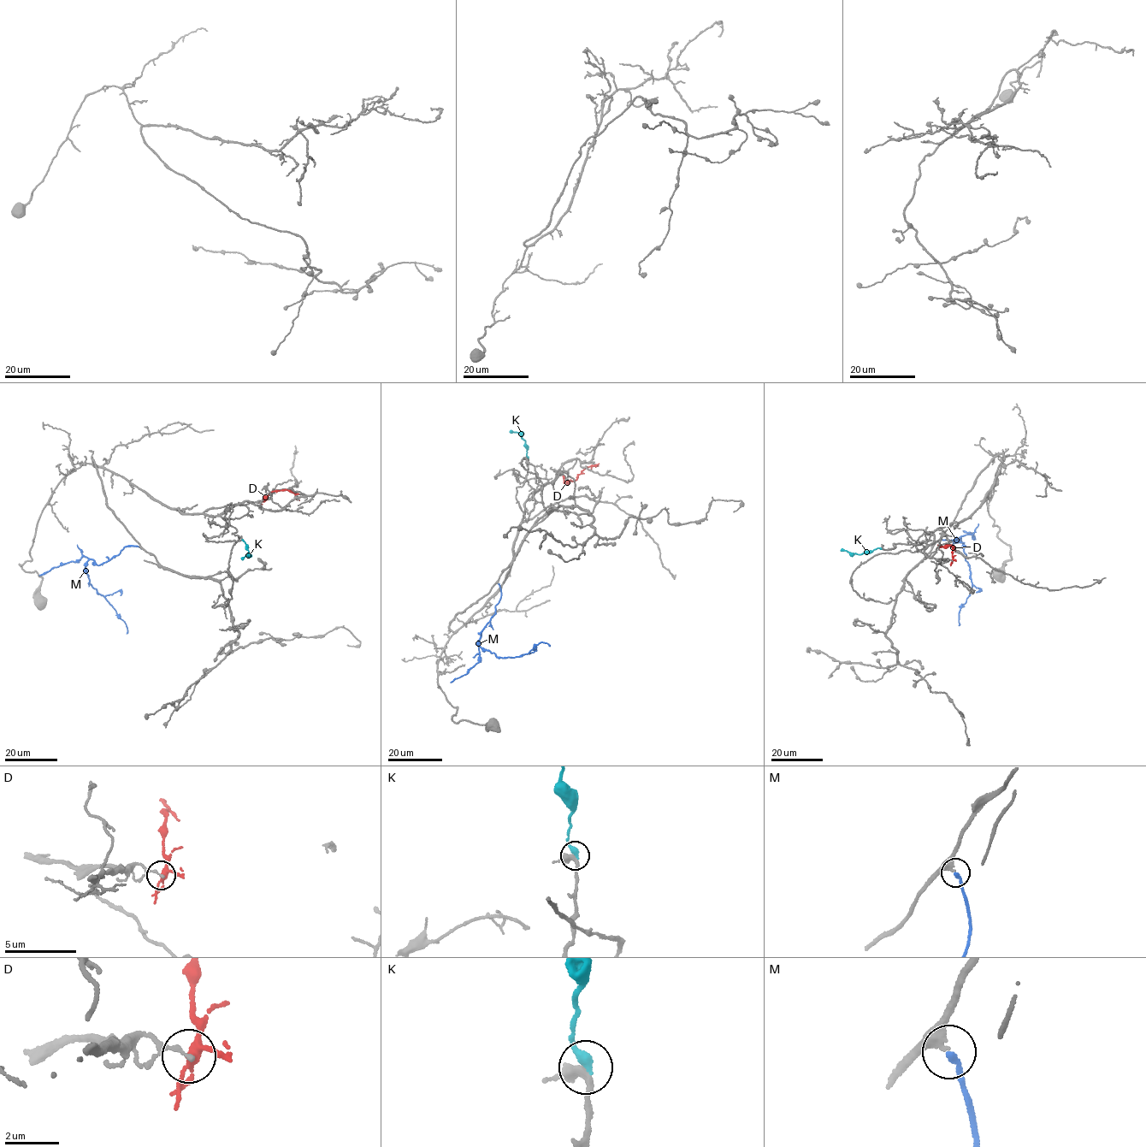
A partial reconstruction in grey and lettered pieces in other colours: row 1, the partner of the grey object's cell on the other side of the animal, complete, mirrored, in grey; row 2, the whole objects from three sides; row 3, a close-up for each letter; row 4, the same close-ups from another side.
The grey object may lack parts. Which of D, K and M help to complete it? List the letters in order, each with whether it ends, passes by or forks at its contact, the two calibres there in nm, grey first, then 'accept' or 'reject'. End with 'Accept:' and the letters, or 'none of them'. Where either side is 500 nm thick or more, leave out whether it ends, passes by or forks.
D: it forks | 120/280 nm | reject
K: it ends | 280/360 nm | reject
M: it ends | 280/160 nm | accept
Accept: M

